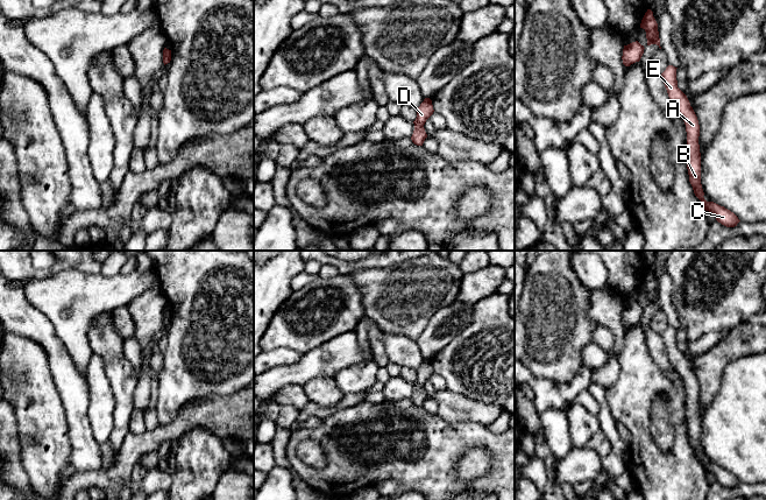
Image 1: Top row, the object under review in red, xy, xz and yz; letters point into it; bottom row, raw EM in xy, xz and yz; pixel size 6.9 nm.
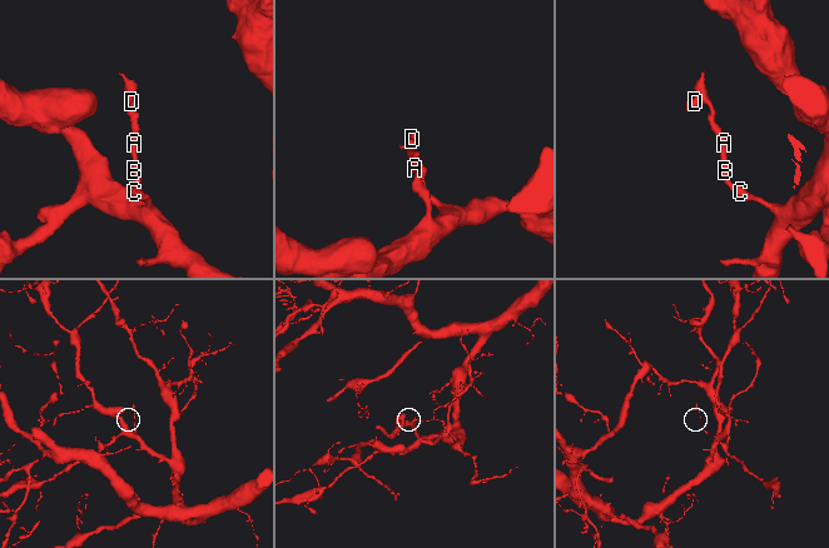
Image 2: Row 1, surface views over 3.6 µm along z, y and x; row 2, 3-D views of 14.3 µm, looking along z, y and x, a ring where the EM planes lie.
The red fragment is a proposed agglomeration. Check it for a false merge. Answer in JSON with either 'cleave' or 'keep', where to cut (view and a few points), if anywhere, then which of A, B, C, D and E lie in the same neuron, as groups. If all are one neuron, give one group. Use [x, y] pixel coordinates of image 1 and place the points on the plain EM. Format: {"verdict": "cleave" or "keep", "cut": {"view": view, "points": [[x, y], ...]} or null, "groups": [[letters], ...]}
{"verdict": "keep", "cut": null, "groups": [["A", "B", "C", "D", "E"]]}

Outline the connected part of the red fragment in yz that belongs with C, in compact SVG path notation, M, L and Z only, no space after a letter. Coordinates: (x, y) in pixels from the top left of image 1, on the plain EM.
M668 326L661 334L665 348L667 351L671 364L682 378L687 393L687 430L689 443L693 448L695 457L701 462L705 472L712 473L716 481L726 488L735 488L740 483L738 478L730 471L714 463L704 460L704 453L701 445L701 414L698 406L700 386L697 378L690 367L687 357L678 348L676 330Z

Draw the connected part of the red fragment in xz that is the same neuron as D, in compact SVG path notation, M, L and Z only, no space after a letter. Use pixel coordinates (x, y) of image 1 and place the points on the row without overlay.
M425 359L420 367L417 369L417 379L413 382L414 392L411 401L417 407L423 407L427 395L425 393L424 386L426 381L433 375L433 366L430 359Z

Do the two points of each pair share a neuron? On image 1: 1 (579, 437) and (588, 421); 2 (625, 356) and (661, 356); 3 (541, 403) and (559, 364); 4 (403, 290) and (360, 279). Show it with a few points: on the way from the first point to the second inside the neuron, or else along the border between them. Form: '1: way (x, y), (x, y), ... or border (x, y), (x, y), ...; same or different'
1: way (581, 432), (583, 424); same
2: border (644, 332), (651, 357), (666, 373), (672, 374); different
3: border (526, 368), (554, 384), (568, 384), (576, 375); different
4: way (392, 290), (382, 290), (370, 282); same

